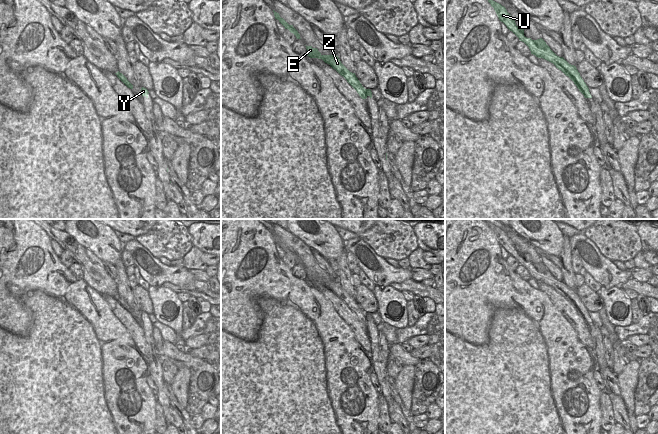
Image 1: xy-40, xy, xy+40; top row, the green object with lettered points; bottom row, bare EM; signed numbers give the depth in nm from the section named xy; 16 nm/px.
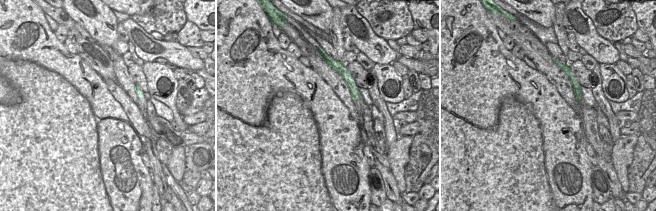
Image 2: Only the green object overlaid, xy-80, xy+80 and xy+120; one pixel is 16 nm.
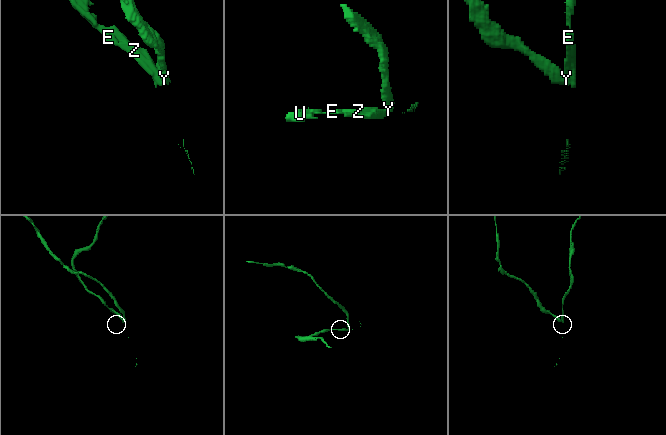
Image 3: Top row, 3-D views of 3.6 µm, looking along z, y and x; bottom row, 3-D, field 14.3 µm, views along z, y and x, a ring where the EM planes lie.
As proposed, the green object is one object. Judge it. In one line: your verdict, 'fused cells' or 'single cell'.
fused cells

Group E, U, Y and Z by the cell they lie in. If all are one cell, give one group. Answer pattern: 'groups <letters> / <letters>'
groups E U Z / Y

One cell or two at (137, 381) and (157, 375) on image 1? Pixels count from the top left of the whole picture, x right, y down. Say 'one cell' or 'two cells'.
two cells

